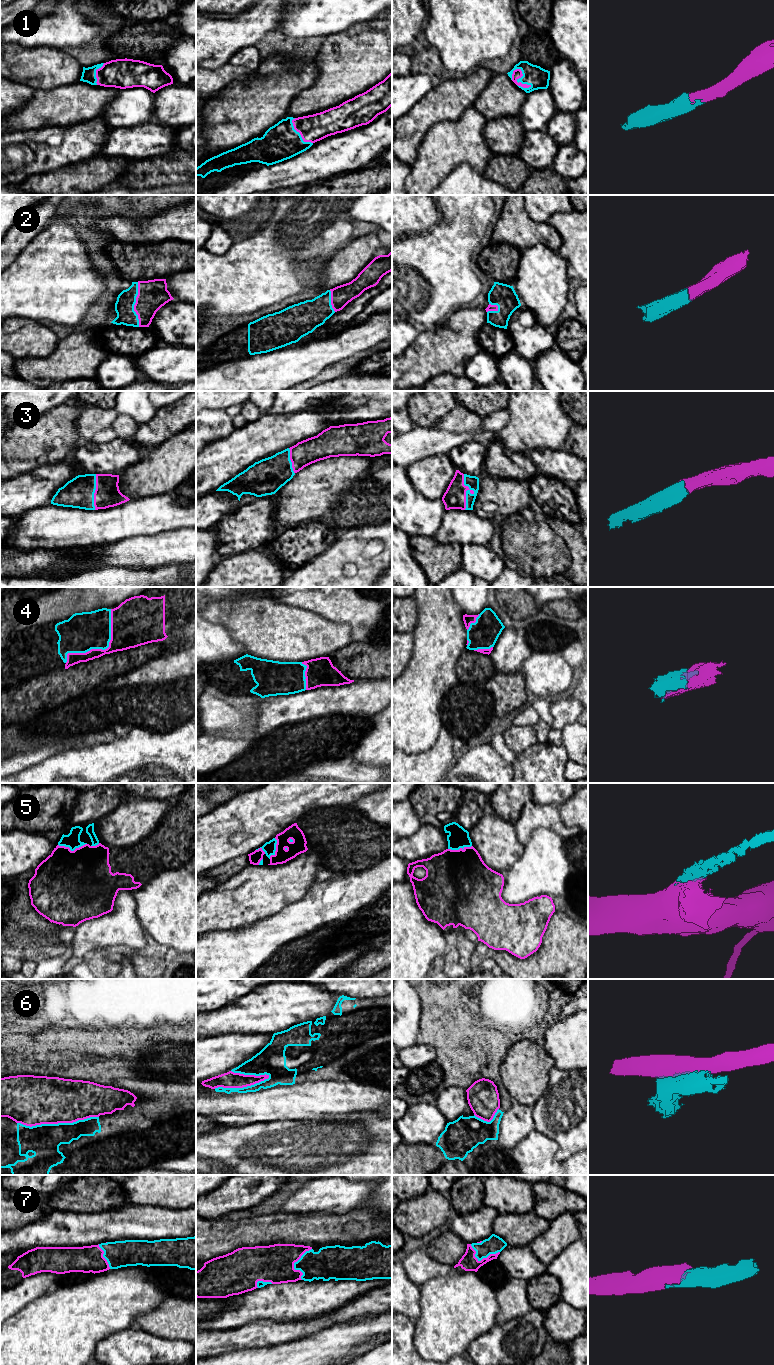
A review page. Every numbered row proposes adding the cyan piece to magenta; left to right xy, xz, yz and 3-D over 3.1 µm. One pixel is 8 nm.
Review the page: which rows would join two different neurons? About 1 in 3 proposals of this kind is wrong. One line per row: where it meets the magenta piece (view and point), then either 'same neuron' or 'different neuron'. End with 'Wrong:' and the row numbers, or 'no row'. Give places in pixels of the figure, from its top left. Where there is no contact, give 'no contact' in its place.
1: meets magenta in yz at (518, 78); same neuron
2: meets magenta in xy at (135, 304); same neuron
3: meets magenta in yz at (466, 490); same neuron
4: meets magenta in xy at (101, 649); same neuron
5: meets magenta in xy at (72, 851); same neuron
6: meets magenta in xz at (242, 1087); different neuron
7: meets magenta in xz at (293, 1264); same neuron
Wrong: 6

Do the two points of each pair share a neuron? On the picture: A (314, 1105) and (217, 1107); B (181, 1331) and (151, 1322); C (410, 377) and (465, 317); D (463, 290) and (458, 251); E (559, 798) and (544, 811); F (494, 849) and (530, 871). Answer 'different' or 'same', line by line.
A: same
B: same
C: same
D: same
E: different
F: different

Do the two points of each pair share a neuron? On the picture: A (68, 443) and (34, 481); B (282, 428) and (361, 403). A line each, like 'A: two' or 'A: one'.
A: two
B: two

